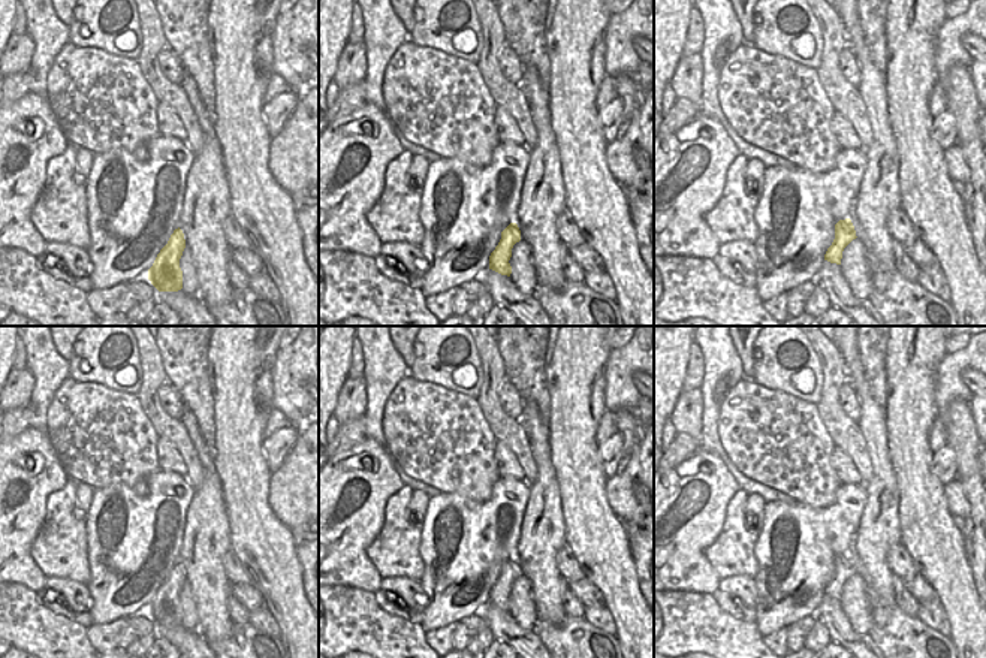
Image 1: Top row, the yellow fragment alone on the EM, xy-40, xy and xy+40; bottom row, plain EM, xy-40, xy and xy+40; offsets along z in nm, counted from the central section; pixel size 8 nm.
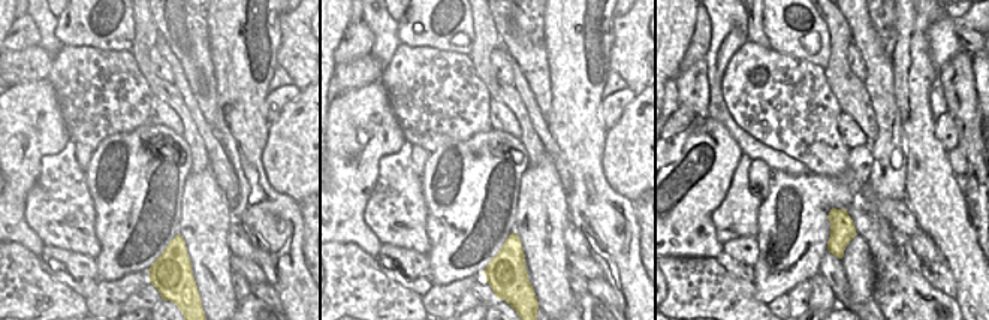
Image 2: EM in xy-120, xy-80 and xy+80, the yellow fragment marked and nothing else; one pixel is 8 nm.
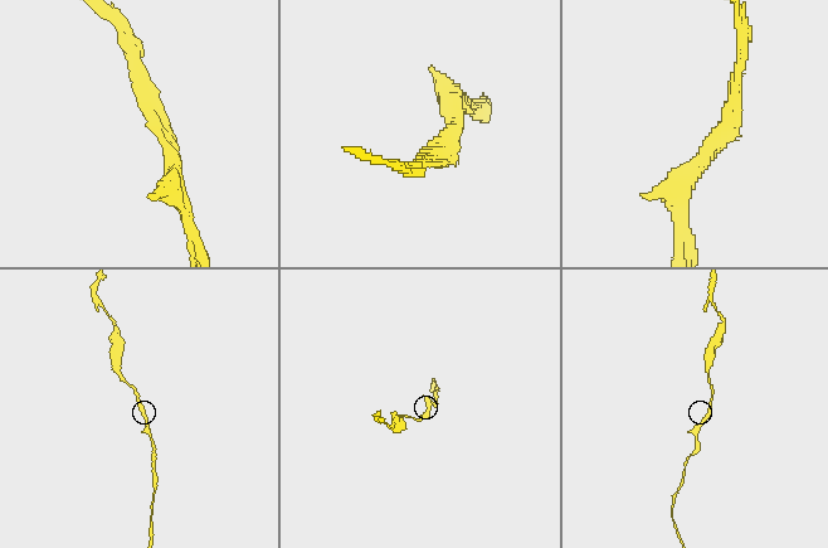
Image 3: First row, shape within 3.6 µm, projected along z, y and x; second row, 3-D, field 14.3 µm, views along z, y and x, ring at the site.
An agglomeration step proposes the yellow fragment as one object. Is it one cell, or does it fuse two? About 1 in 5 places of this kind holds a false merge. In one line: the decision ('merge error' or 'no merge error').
no merge error

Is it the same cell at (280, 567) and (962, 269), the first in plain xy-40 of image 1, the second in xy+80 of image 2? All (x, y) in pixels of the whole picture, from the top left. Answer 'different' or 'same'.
same

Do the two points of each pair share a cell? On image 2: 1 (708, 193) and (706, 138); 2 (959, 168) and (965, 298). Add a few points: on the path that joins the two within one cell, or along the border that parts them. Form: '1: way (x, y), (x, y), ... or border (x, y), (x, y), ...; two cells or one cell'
1: way (708, 180), (715, 160), (715, 151); one cell
2: border (946, 153), (955, 177); two cells

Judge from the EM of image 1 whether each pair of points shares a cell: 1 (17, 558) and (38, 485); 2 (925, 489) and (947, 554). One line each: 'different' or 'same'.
1: same
2: same

